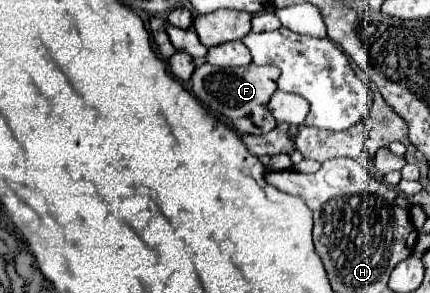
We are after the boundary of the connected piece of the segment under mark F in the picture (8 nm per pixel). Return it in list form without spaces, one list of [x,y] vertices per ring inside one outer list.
[[[204,63],[192,73],[192,93],[200,99],[200,103],[206,109],[228,119],[240,135],[248,135],[248,133],[262,135],[276,127],[276,121],[272,113],[268,111],[268,101],[272,93],[276,91],[278,77],[280,77],[280,69],[276,69],[274,65],[260,67],[260,65],[250,63],[246,67],[222,69],[222,67]]]

